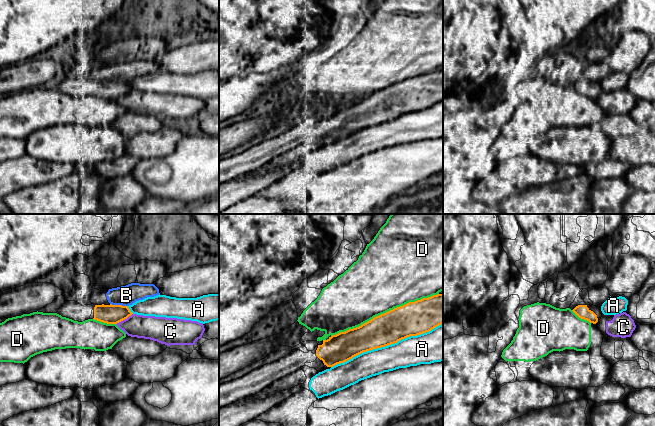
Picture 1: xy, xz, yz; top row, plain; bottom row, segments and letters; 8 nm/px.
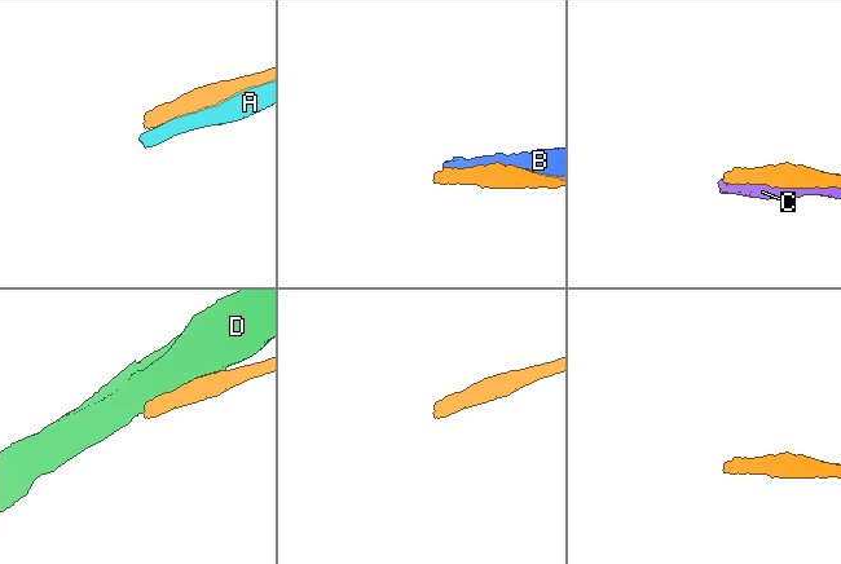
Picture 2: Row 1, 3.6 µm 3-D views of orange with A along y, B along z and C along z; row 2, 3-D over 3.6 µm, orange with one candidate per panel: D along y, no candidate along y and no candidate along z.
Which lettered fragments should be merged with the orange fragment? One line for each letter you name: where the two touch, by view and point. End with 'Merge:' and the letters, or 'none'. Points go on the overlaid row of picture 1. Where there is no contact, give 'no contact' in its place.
Merge: none

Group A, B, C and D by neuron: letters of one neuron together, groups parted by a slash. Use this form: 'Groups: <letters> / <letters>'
Groups: A / B / C / D

